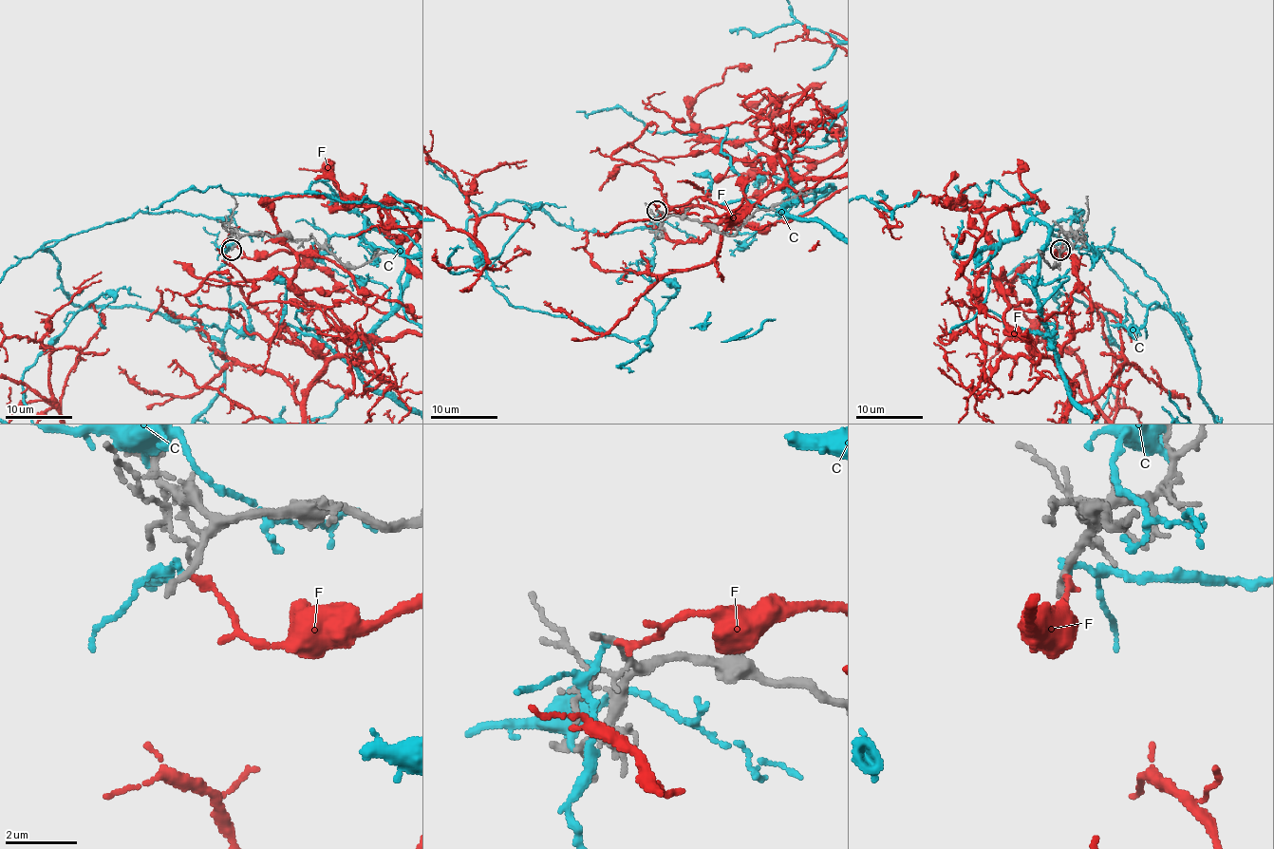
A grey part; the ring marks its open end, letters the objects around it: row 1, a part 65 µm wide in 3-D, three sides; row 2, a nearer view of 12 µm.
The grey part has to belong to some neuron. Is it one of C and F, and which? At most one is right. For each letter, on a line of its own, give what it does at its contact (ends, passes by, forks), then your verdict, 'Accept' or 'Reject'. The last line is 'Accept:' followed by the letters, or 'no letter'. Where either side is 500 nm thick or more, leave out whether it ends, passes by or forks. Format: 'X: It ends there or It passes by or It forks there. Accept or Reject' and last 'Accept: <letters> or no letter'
C: It ends there. Reject
F: It ends there. Reject
Accept: no letter

